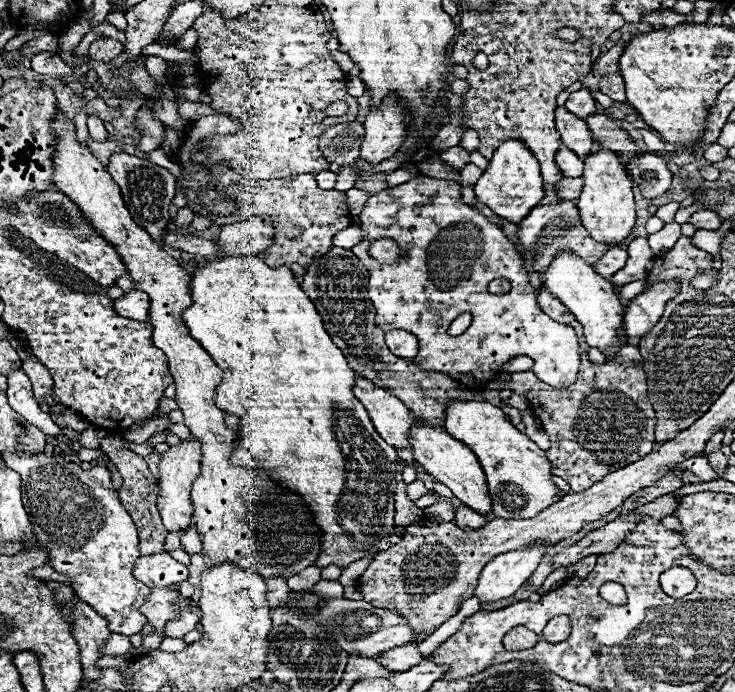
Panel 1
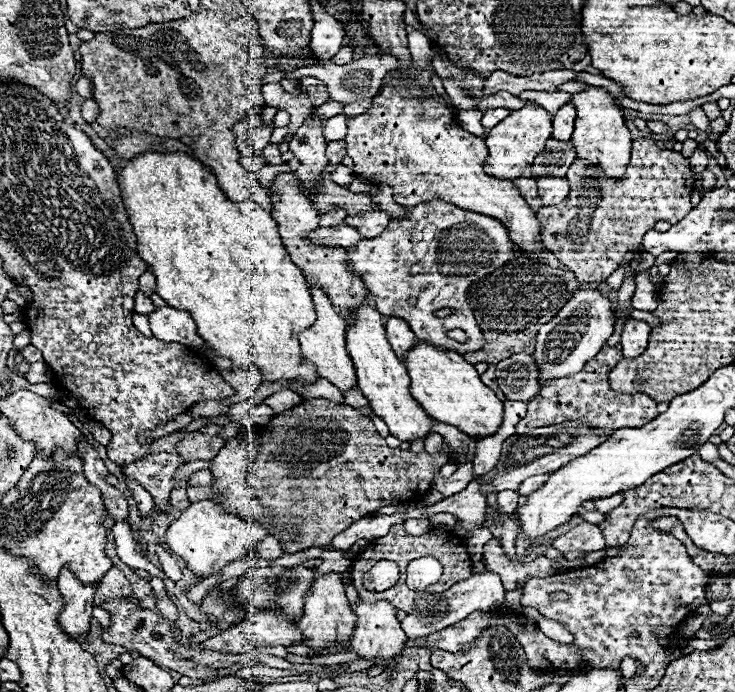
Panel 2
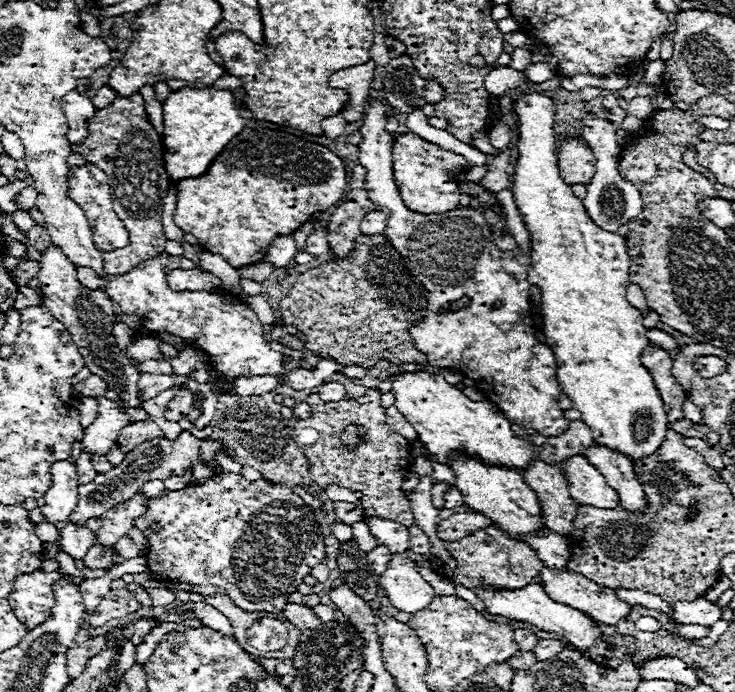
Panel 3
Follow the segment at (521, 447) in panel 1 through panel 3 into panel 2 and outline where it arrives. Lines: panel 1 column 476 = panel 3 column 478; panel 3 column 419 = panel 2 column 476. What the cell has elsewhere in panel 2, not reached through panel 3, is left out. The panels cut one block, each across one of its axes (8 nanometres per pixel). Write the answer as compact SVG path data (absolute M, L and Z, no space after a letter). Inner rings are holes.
M416 342L414 348L406 352L402 358L408 374L412 378L410 384L410 394L414 400L424 408L428 416L434 420L446 422L456 426L460 432L472 436L472 438L484 438L490 436L498 430L502 422L502 400L494 394L492 388L488 388L482 380L480 374L472 364L468 364L458 352L454 350L442 350L434 344L428 342Z

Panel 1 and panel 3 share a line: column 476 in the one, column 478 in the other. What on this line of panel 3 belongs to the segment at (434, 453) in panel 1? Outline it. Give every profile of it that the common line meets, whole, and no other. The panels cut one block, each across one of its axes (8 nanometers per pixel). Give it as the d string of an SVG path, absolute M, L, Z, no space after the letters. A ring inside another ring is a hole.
M456 456L450 466L456 474L454 486L462 492L466 506L490 518L496 524L496 528L504 530L504 534L510 534L510 538L526 536L530 532L546 528L536 494L526 486L524 478L516 474L516 470L500 470L500 466L480 466L476 458L460 458L460 456Z

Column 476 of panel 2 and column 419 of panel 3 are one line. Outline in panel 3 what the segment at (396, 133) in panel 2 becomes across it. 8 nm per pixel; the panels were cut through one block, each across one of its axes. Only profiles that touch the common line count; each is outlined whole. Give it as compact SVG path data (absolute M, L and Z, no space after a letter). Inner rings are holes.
M408 132L400 134L392 146L394 158L394 178L404 204L420 214L444 214L460 206L460 188L456 186L456 174L468 170L464 156L446 152L444 148L422 140L420 136Z

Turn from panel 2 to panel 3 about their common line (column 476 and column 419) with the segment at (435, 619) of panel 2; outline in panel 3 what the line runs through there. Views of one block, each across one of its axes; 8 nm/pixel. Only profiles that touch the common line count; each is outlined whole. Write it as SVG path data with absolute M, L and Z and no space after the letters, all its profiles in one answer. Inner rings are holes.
M406 554L392 556L386 572L378 576L378 584L386 590L394 608L410 614L430 606L432 598L436 596L432 586L418 574L416 562Z

